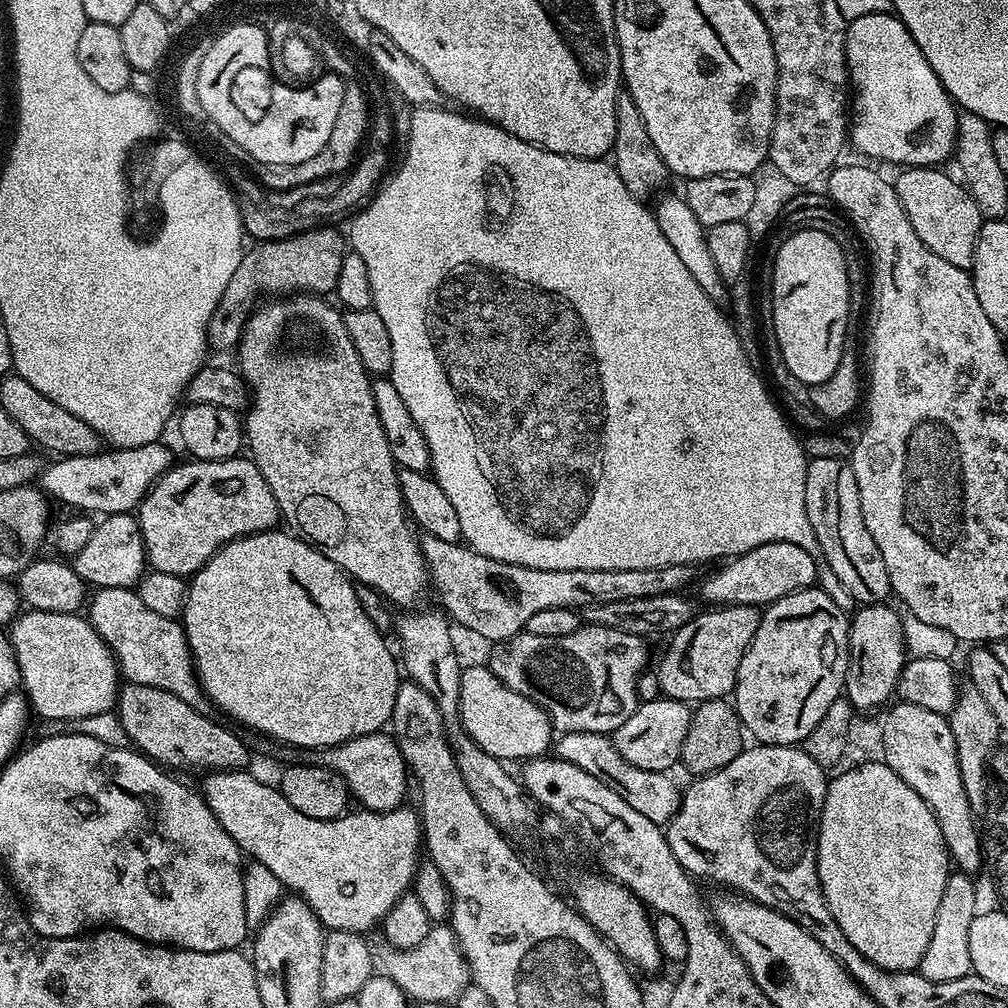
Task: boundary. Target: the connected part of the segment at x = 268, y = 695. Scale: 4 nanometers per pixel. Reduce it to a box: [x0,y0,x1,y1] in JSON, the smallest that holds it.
[182,530,402,750]

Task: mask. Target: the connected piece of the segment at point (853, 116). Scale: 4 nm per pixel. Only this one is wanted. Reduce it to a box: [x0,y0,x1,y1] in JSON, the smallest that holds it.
[846,12,958,168]

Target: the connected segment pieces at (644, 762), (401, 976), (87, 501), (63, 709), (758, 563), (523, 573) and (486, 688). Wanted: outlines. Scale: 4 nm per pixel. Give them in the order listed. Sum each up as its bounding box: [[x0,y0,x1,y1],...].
[[610,698,693,772],[378,922,470,1004],[38,442,174,517],[10,610,122,720],[699,542,817,606],[420,535,702,642],[460,663,554,762]]

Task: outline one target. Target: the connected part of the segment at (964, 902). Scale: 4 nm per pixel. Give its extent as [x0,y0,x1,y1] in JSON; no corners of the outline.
[918,870,978,982]

